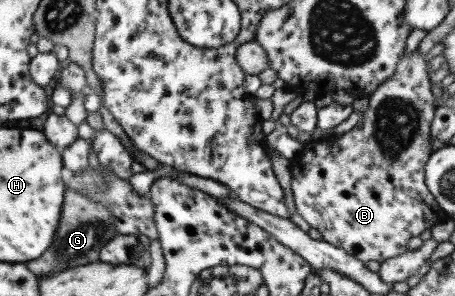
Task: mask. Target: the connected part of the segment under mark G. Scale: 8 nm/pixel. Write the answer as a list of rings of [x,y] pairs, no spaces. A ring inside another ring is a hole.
[[[66,188],[63,194],[63,204],[61,204],[61,216],[59,216],[59,224],[57,224],[57,232],[55,232],[53,242],[39,258],[27,261],[25,266],[35,275],[35,278],[39,278],[75,266],[97,262],[99,261],[99,250],[113,236],[118,235],[117,229],[113,228],[115,228],[113,215],[103,203],[87,197],[85,193]]]

